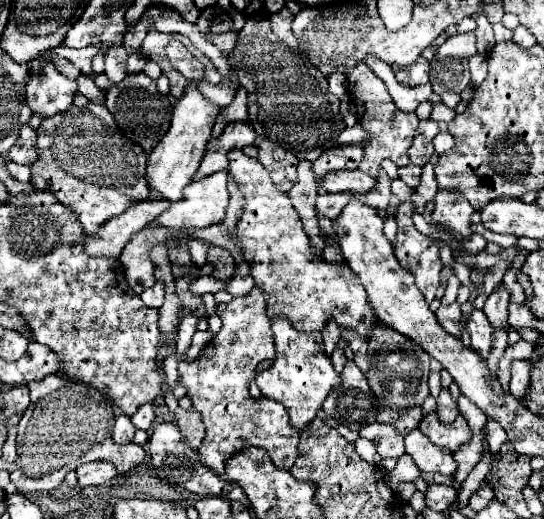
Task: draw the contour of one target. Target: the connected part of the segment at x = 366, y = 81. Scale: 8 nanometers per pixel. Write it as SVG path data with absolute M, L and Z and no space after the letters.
M357 63L355 69L351 69L347 73L347 81L349 81L349 91L351 91L355 115L357 115L357 125L369 135L369 139L361 141L363 161L359 163L359 169L371 177L377 177L379 165L383 159L391 159L397 167L409 165L411 161L409 161L407 151L411 147L411 139L413 139L417 125L419 125L417 115L399 111L387 91L385 83L365 63Z

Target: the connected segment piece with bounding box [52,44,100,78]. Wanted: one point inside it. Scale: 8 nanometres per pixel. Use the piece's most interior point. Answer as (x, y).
(82, 58)

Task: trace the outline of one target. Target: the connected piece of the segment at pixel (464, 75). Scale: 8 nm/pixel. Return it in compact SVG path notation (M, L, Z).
M463 33L463 35L453 35L449 37L435 53L435 57L431 59L431 85L433 85L433 91L437 95L445 93L445 91L451 91L451 93L461 93L467 85L469 85L469 59L477 53L477 37L475 33Z

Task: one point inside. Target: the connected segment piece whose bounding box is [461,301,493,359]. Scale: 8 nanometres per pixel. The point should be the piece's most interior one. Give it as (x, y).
(477, 325)

